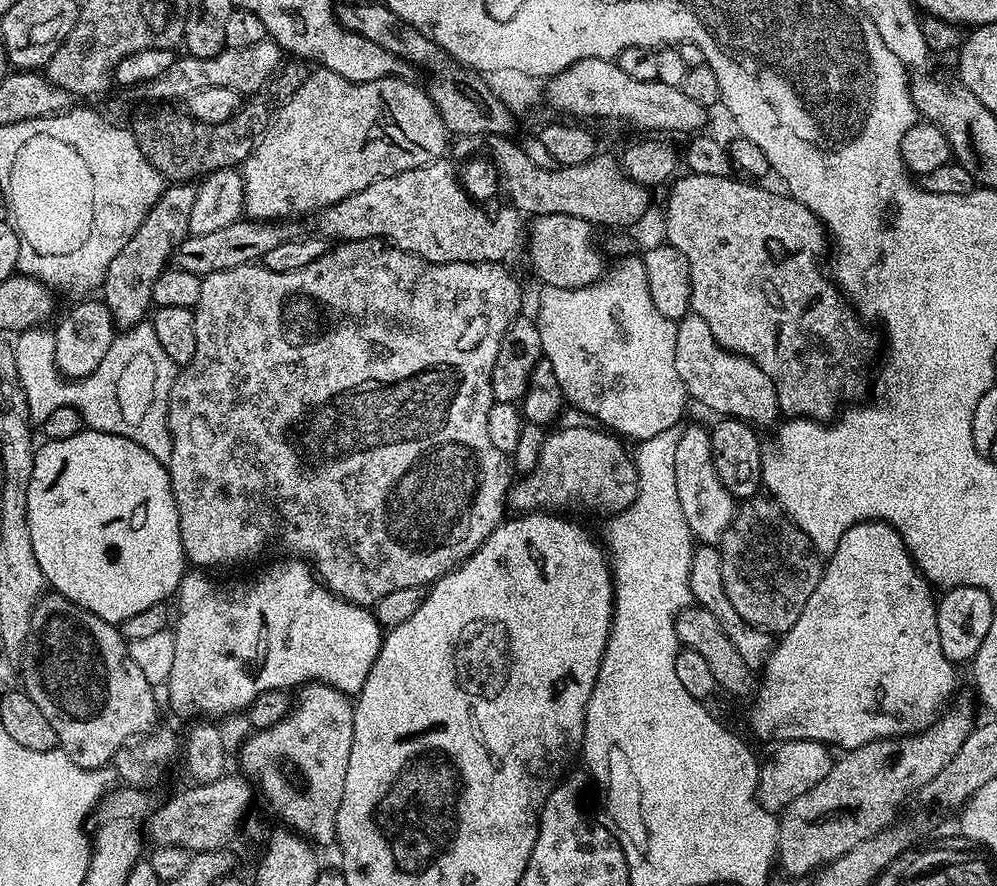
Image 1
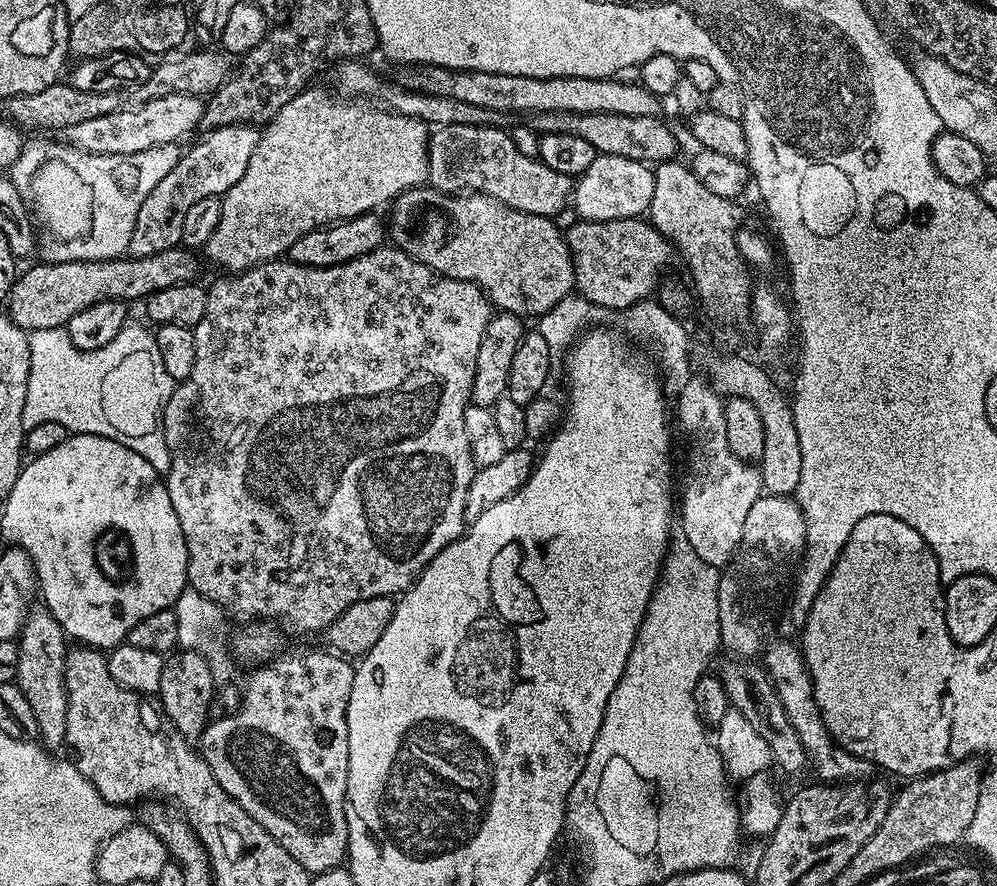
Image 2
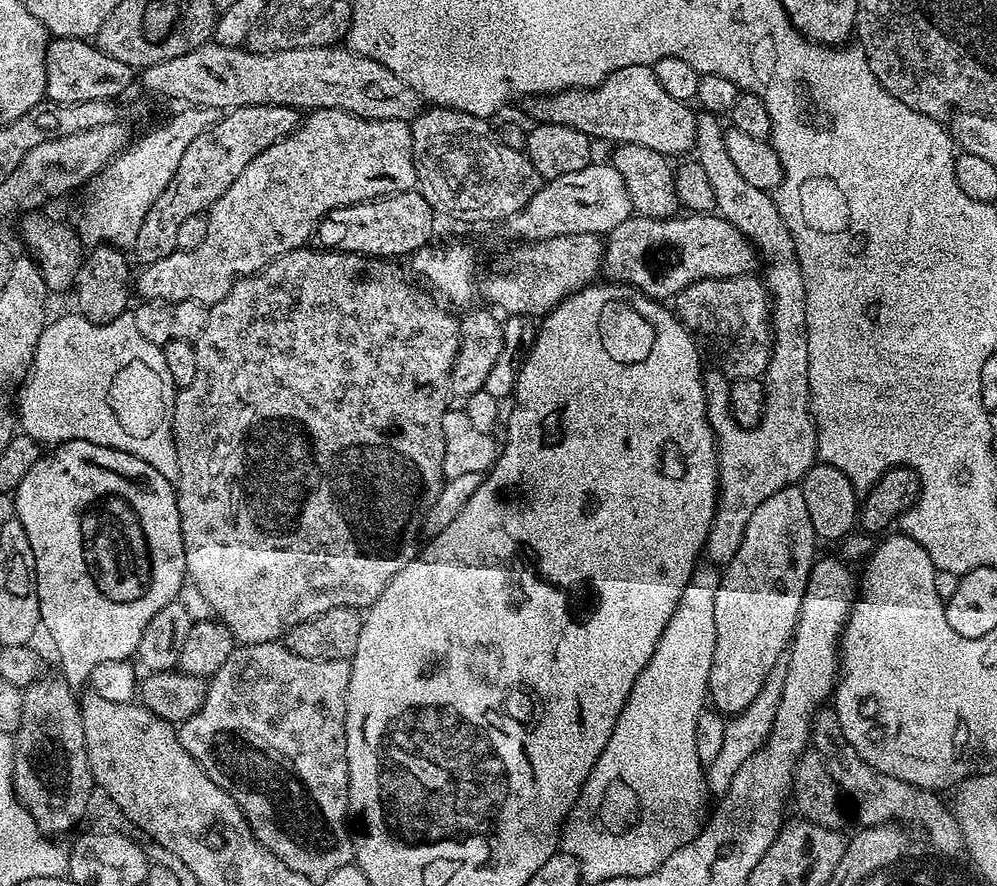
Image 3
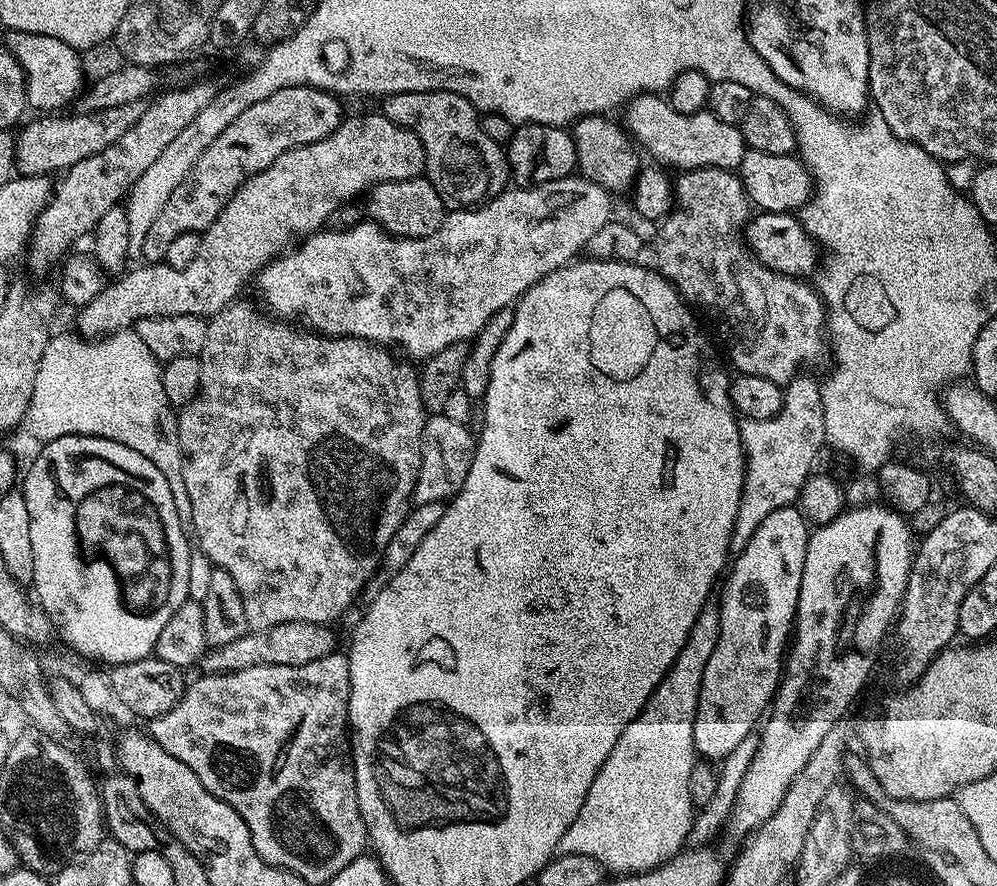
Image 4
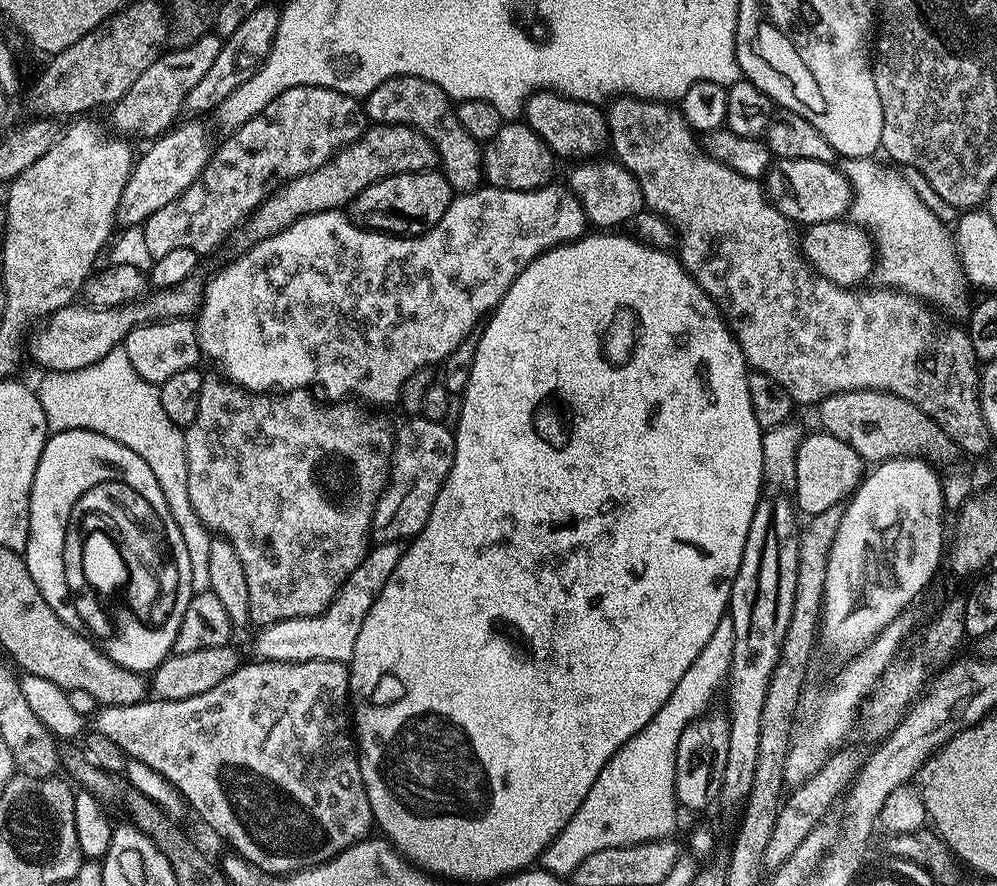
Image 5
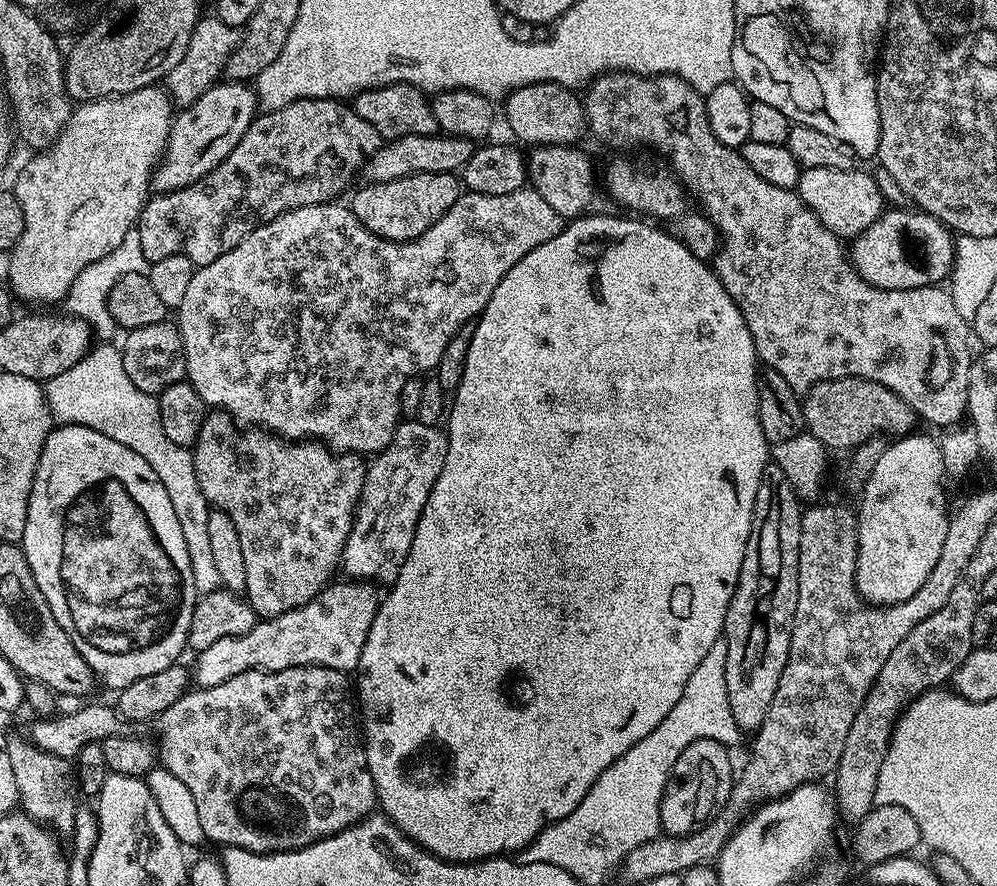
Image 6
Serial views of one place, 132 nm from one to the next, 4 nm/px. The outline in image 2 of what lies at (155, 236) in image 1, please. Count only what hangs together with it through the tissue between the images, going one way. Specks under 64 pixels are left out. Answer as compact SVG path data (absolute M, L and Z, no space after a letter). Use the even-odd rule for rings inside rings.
M246 124L222 126L203 133L204 137L189 152L181 155L180 161L150 190L146 202L142 202L142 210L138 210L138 218L134 226L134 234L130 238L128 252L137 256L149 256L151 252L170 250L180 244L182 238L182 221L185 220L190 206L201 198L211 196L223 197L224 193L246 174L246 166L250 164L250 154L254 154L254 146L258 146L261 129Z

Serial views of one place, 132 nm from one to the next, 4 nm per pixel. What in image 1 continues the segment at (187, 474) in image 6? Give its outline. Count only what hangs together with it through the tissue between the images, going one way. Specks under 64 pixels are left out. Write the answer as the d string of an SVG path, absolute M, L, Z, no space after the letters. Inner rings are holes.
M141 322L121 331L114 338L106 358L83 380L69 380L56 367L54 335L43 327L27 328L15 337L12 349L22 390L26 394L28 417L42 422L58 406L70 406L82 414L85 425L93 432L118 434L150 450L158 462L167 465L172 456L172 439L168 429L168 399L178 366L166 358L151 323Z

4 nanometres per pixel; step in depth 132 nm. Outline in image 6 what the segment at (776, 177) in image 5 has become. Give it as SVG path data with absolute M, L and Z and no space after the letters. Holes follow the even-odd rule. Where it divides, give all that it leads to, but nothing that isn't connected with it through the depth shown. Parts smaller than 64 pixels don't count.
M855 167L846 170L806 168L801 171L800 180L794 189L800 201L820 219L822 226L841 238L862 234L866 226L880 219L886 211L884 192L879 182L868 172L856 171Z

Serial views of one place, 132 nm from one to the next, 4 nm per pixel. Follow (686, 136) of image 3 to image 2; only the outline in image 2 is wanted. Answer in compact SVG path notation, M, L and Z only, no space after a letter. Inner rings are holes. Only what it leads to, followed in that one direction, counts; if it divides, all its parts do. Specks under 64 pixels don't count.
M432 64L423 66L404 66L399 69L398 83L404 88L409 88L412 92L425 92L426 94L434 94L435 96L449 96L450 98L458 98L458 102L470 102L470 106L482 106L486 110L498 110L505 114L513 114L512 112L525 112L531 114L534 112L569 112L570 114L626 114L627 116L655 116L660 112L661 101L650 90L646 90L643 84L633 82L627 84L621 78L609 78L607 80L595 80L594 78L574 78L573 76L563 76L562 78L530 78L522 74L494 74L493 72L457 72L451 68L436 68Z

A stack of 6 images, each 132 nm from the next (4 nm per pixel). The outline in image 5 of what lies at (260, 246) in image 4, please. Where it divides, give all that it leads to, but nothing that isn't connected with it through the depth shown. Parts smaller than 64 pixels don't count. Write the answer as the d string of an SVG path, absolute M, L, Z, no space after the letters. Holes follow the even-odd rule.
M373 123L352 144L341 148L325 164L280 185L263 200L252 215L236 229L237 249L253 248L258 242L286 230L296 220L315 212L330 212L351 205L352 199L374 182L394 174L427 172L438 164L436 148L415 128L406 124ZM344 204L344 205L343 205ZM193 274L178 282L178 286L149 291L143 298L131 304L119 304L117 308L79 308L76 302L59 308L43 321L39 329L41 332L37 331L31 337L30 356L48 372L69 372L94 366L94 362L106 358L110 350L121 347L126 334L130 334L130 330L134 330L138 324L195 317L204 300L205 281L198 277Z

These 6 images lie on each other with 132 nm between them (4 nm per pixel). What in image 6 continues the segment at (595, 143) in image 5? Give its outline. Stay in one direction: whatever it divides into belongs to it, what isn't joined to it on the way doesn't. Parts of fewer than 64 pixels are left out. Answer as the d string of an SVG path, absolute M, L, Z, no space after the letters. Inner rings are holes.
M527 84L508 93L502 104L502 120L521 140L521 145L539 146L541 144L577 143L580 135L585 135L586 121L581 97L573 89L564 88L561 84Z

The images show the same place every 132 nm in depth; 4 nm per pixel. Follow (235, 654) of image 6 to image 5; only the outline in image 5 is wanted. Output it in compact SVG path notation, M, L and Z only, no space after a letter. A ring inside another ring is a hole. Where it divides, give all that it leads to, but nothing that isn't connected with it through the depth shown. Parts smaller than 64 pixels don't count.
M394 540L369 547L368 553L362 558L354 574L346 578L346 582L324 612L319 612L316 616L290 618L261 627L257 631L260 633L256 636L257 657L260 660L277 660L287 664L315 660L351 661L354 642L358 642L358 634L362 631L362 622L366 622L366 614L370 614L370 606L374 606L382 586L386 586L386 578L394 574L394 566L398 566L401 551L401 545Z

